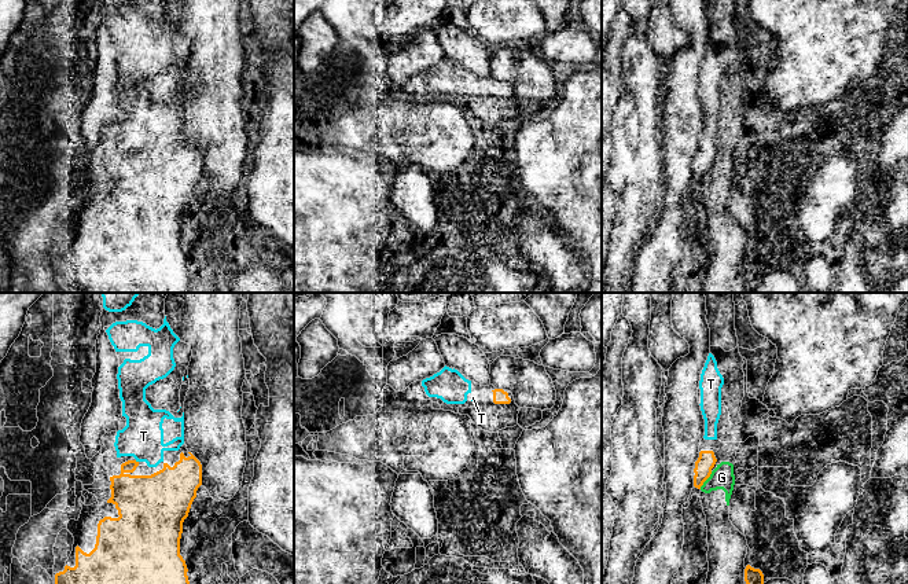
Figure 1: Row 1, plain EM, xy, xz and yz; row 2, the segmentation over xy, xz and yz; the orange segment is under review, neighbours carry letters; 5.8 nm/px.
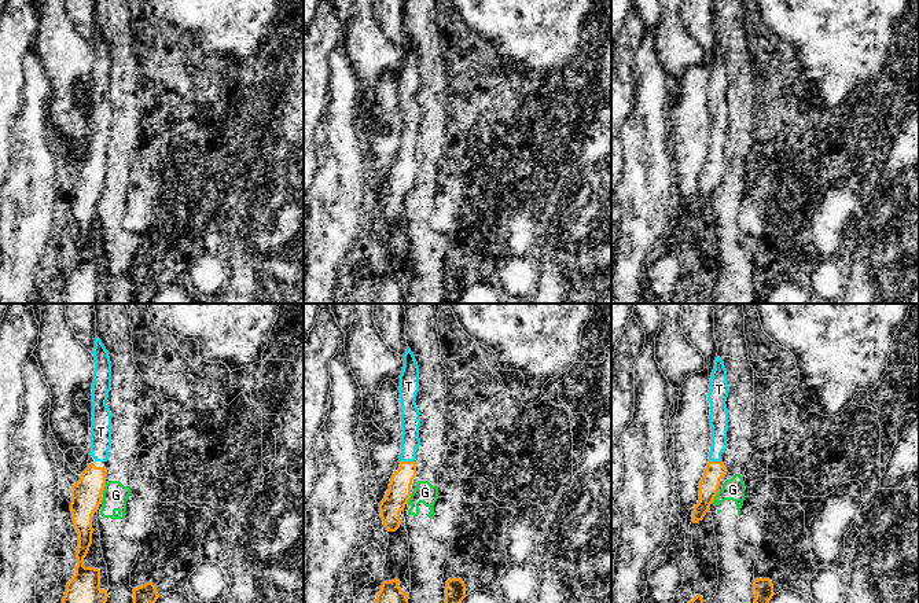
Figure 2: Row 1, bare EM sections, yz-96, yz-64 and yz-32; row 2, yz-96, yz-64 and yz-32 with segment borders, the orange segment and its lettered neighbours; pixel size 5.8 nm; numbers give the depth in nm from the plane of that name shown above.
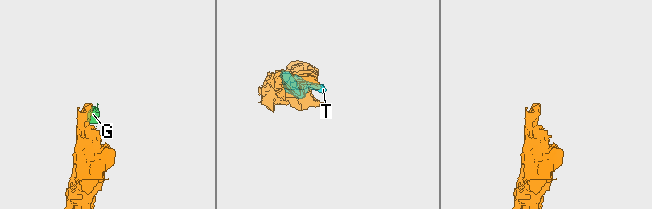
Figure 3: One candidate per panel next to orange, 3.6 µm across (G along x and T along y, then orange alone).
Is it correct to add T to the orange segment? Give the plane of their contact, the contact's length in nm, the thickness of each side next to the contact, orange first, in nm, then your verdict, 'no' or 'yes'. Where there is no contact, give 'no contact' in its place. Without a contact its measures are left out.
xy | 30 nm | 320/240 nm | yes

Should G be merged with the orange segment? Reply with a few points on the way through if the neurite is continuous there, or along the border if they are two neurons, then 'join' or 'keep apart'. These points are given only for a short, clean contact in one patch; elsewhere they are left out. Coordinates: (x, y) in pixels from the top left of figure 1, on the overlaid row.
border yz (712, 472), (699, 488); keep apart

